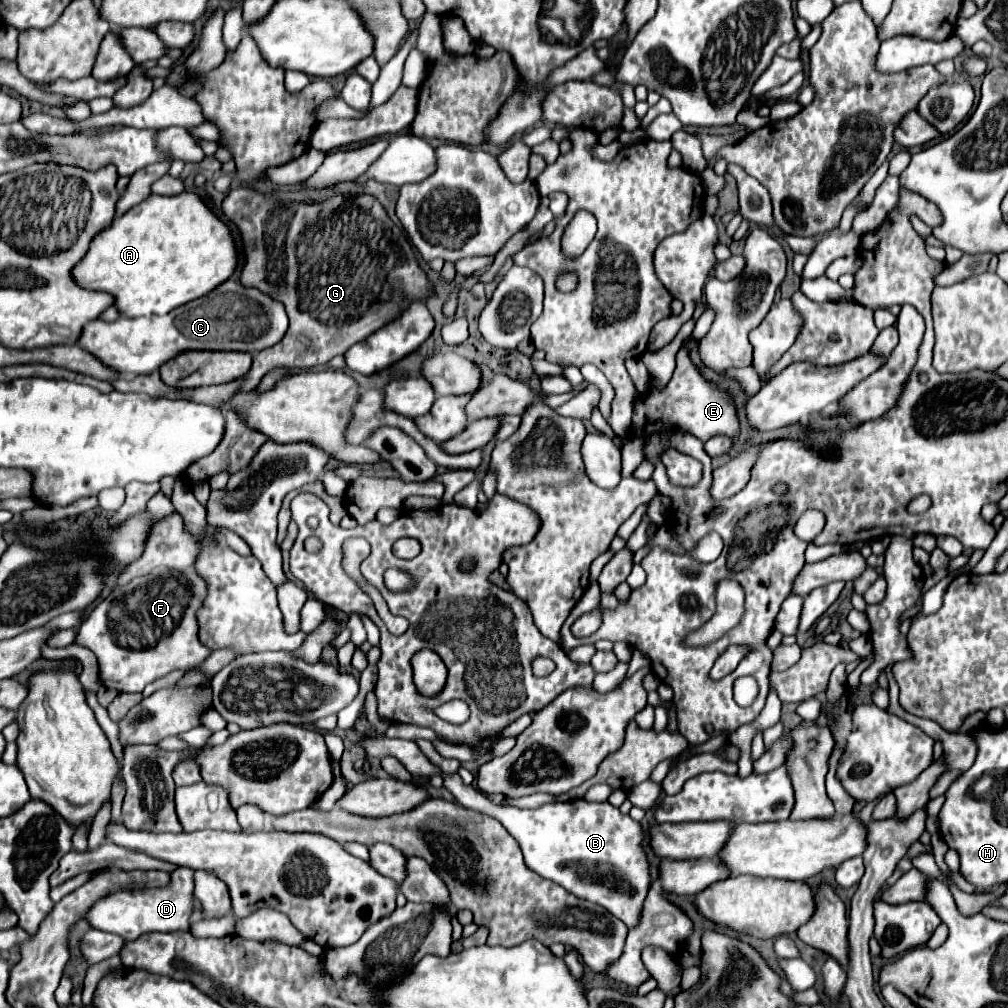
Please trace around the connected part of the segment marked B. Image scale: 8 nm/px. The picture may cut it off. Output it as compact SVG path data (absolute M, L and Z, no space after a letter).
M360 739L356 743L372 757L392 755L396 757L412 777L424 779L432 775L440 775L444 779L444 787L456 797L462 807L484 811L486 815L496 817L508 833L520 843L524 853L526 867L538 873L542 879L548 879L578 899L586 899L608 909L614 917L622 919L630 929L640 923L644 899L652 885L650 863L644 849L646 833L638 821L630 815L622 815L620 809L612 807L608 801L590 803L586 799L576 799L568 803L546 803L536 809L518 809L518 807L502 807L492 803L486 795L476 791L472 785L464 785L460 775L446 775L440 767L432 765L420 747L414 741L402 739Z

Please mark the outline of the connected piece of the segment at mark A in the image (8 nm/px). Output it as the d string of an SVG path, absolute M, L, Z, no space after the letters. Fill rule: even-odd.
M184 191L180 195L174 195L174 197L164 197L164 195L150 195L146 201L142 201L140 205L132 207L128 213L124 213L122 217L114 219L112 227L108 227L108 231L102 231L102 235L96 235L96 239L92 241L92 247L86 255L86 259L82 259L80 265L76 265L76 271L72 271L72 275L76 275L76 281L86 287L86 289L98 289L98 291L108 291L110 295L116 297L116 307L122 315L126 317L140 317L140 315L164 315L164 313L170 313L172 309L188 303L188 301L194 301L196 297L202 297L206 293L210 293L212 289L216 289L218 285L222 285L226 279L232 277L232 273L236 271L238 267L238 249L236 249L236 243L232 239L232 233L230 233L230 227L204 203L204 199L192 191Z

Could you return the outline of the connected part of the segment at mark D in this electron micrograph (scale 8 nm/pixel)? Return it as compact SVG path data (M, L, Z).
M178 867L170 883L166 887L156 889L130 889L130 891L116 891L110 897L100 899L90 911L88 921L94 929L116 933L124 941L136 941L146 933L172 933L172 931L190 931L190 917L194 913L194 883L192 883L194 871L188 871L186 867Z

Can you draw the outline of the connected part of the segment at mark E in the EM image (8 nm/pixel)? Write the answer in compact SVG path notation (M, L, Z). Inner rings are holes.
M682 347L676 355L676 369L672 379L662 389L658 389L650 379L648 391L636 397L630 433L632 437L642 441L646 441L652 435L666 437L674 433L688 433L698 437L700 441L706 441L708 437L716 437L716 435L738 437L740 417L734 403L734 395L726 389L720 389L712 381L704 379L700 369L692 363L688 347Z

